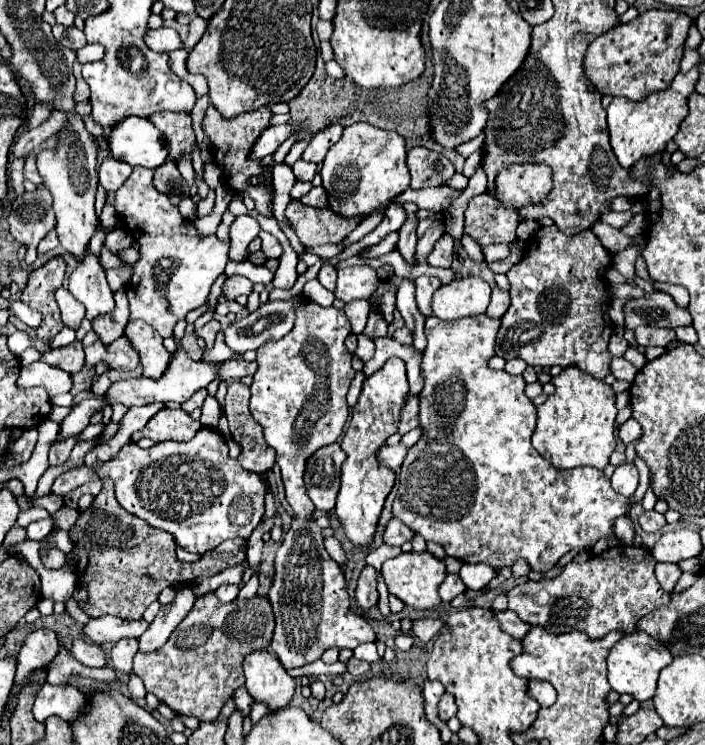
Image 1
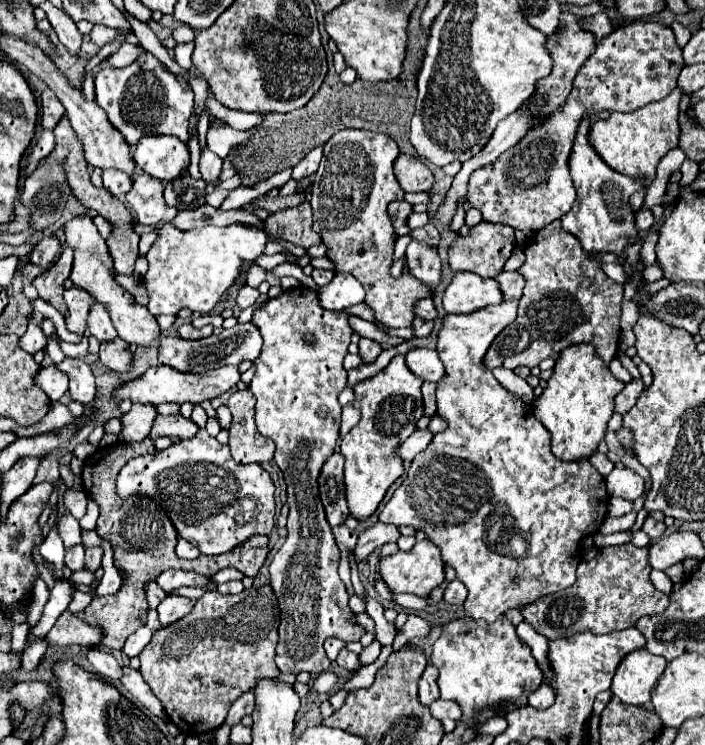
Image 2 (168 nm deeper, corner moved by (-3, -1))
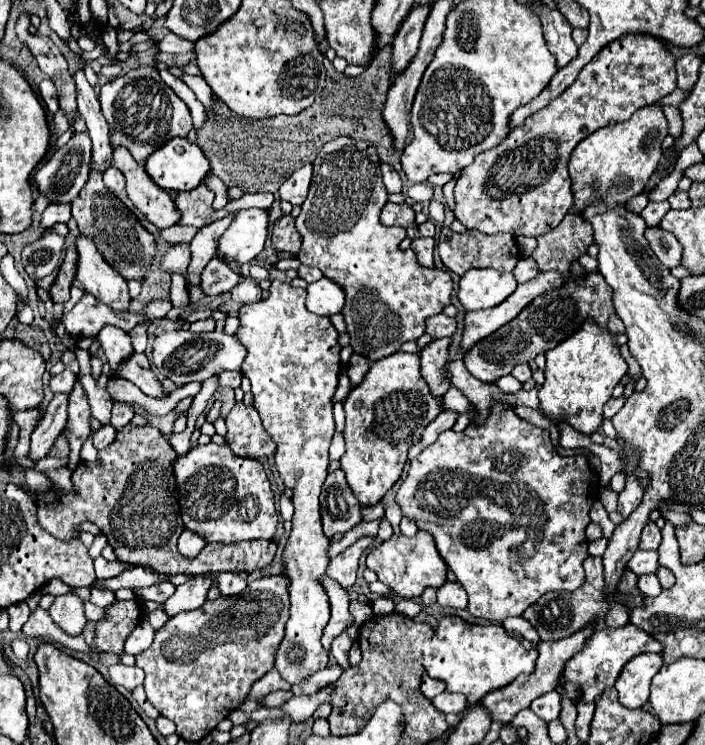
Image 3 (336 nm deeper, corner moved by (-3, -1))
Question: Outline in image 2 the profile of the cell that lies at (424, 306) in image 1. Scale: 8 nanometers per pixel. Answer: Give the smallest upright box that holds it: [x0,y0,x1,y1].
[406,239,440,287]

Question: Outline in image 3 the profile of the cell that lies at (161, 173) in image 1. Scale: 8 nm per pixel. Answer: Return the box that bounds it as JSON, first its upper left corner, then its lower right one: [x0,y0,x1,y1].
[174,185,214,227]

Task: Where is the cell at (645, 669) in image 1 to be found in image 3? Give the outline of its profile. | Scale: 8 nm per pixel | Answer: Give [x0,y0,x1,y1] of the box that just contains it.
[616,653,664,709]

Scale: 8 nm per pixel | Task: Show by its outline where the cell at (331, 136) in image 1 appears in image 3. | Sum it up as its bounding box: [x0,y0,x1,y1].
[280,163,312,205]

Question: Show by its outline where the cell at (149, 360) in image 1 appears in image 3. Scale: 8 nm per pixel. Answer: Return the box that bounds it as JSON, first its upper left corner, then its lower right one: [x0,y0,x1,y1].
[76,235,130,311]

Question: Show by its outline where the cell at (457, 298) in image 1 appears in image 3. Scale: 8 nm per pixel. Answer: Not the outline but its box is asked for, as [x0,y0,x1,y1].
[456,269,516,311]

